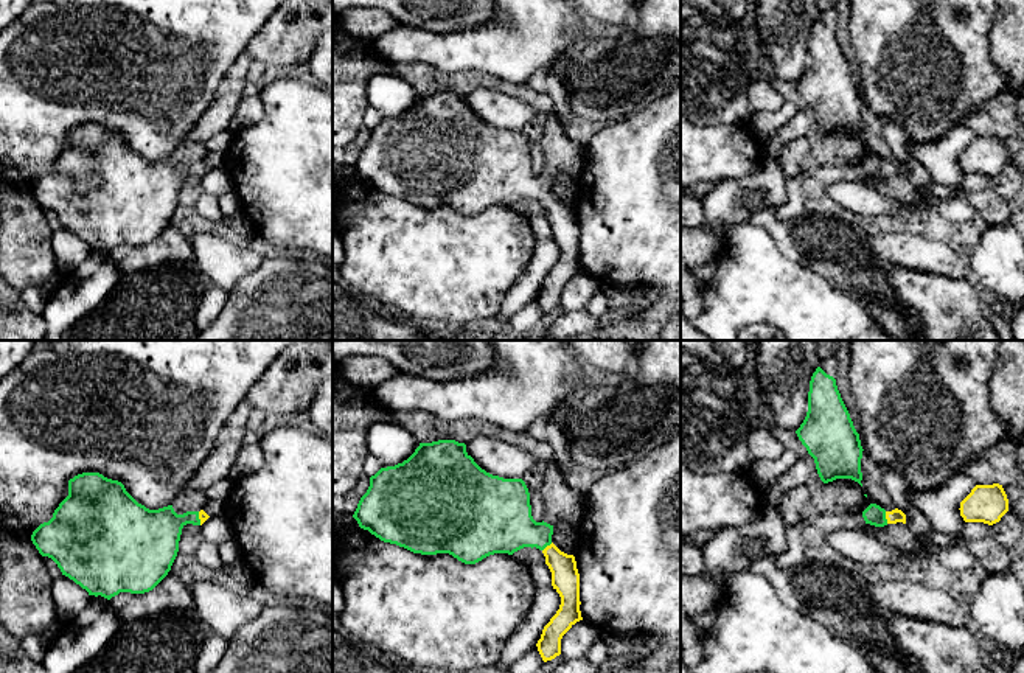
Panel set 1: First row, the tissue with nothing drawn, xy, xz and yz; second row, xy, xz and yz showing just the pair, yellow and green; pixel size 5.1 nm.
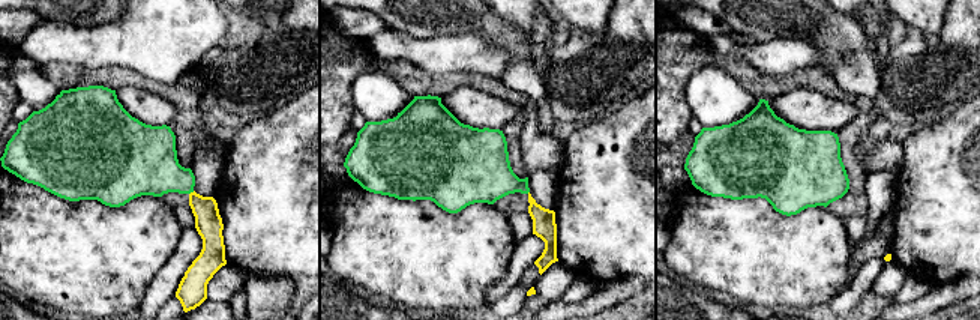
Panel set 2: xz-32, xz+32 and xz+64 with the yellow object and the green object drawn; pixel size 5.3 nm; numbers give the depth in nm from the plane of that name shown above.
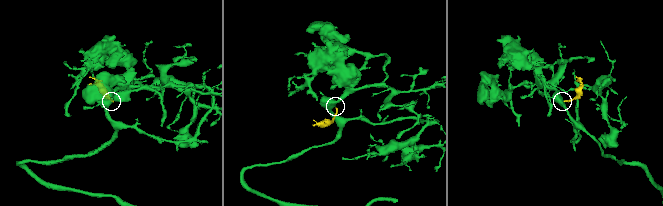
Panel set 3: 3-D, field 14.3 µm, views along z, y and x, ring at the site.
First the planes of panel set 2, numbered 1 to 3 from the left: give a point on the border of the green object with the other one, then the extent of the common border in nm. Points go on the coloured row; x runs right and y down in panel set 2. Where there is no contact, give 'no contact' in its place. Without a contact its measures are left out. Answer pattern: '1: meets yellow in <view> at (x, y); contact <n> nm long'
1: meets yellow in xz-32 at (191, 193); contact 40 nm long
2: no contact
3: no contact

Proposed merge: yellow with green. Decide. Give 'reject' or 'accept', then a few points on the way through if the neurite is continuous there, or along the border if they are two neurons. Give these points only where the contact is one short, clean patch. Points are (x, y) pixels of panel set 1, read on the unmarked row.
accept; runs through yz (894, 168), (886, 170), (874, 167)

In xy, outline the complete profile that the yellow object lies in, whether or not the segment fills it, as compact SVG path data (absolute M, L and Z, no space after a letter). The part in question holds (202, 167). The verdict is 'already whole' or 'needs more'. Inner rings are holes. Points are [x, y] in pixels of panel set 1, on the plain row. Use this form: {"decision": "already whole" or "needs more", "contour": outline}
{"decision": "needs more", "contour": "M82 124L68 132L68 148L53 169L33 183L31 193L42 208L51 210L62 227L89 247L110 252L120 244L152 242L171 222L182 180L186 176L202 177L208 169L204 162L177 166L172 157L149 162L138 155L121 134L99 124Z"}

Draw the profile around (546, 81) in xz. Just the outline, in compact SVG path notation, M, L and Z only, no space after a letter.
M544 67L531 73L527 87L553 98L555 104L567 101L564 81L553 71L553 67Z

